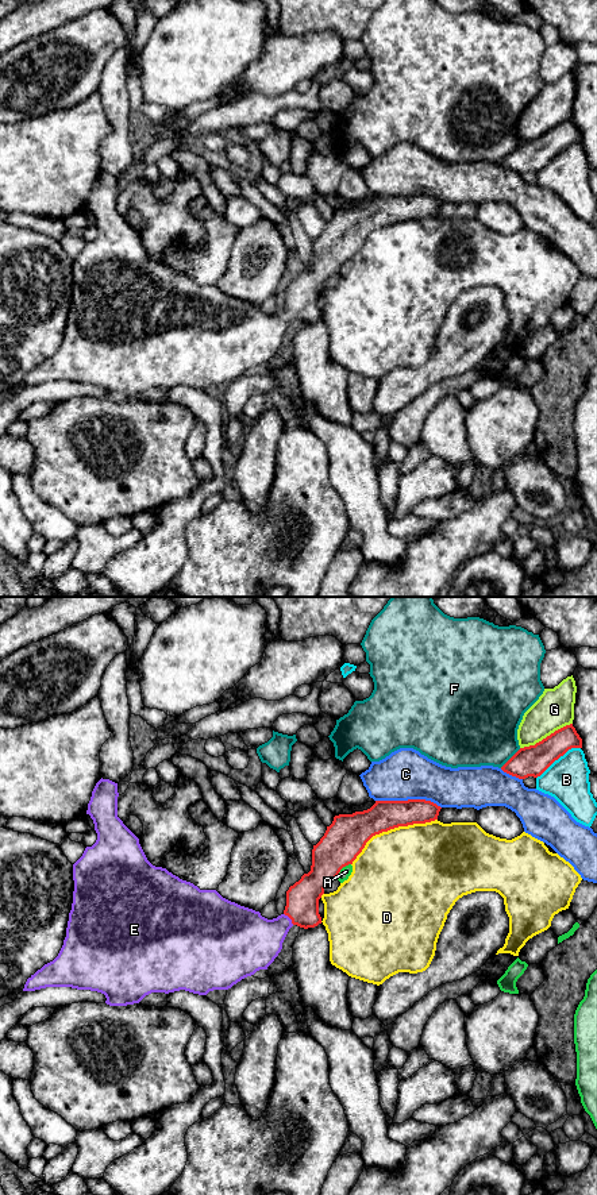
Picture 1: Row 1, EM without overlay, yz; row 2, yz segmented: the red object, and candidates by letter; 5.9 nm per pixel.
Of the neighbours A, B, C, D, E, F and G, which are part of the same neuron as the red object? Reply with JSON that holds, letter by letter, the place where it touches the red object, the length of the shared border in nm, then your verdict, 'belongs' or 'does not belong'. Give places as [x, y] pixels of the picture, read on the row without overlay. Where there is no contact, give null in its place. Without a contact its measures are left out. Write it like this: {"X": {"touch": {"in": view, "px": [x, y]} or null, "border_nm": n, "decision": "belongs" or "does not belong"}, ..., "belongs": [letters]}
{"A": {"touch": {"in": "yz", "px": [341, 263]}, "border_nm": 130, "decision": "does not belong"}, "B": {"touch": {"in": "yz", "px": [558, 153]}, "border_nm": 320, "decision": "does not belong"}, "C": {"touch": {"in": "yz", "px": [408, 195]}, "border_nm": 400, "decision": "does not belong"}, "D": {"touch": {"in": "yz", "px": [391, 223]}, "border_nm": 600, "decision": "does not belong"}, "E": {"touch": {"in": "yz", "px": [289, 312]}, "border_nm": 90, "decision": "belongs"}, "F": {"touch": {"in": "yz", "px": [511, 153]}, "border_nm": 170, "decision": "does not belong"}, "G": {"touch": {"in": "yz", "px": [547, 131]}, "border_nm": 340, "decision": "does not belong"}, "belongs": ["E"]}

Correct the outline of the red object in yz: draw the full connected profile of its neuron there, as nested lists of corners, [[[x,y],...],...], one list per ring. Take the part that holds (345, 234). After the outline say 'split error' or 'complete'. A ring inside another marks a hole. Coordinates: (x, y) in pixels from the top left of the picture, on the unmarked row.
[[[103,173],[96,178],[86,209],[93,215],[97,235],[92,242],[86,242],[73,259],[73,298],[63,340],[53,356],[27,374],[23,386],[72,382],[101,388],[109,401],[127,401],[139,398],[151,388],[169,389],[185,385],[207,390],[213,385],[228,385],[257,366],[267,365],[281,347],[282,338],[293,320],[308,324],[321,319],[319,294],[327,278],[338,273],[343,262],[353,259],[373,231],[398,221],[435,216],[442,204],[425,194],[375,196],[367,205],[335,211],[324,231],[313,240],[311,266],[286,286],[284,308],[267,315],[259,307],[223,293],[216,285],[200,285],[166,263],[153,261],[139,234],[118,212],[118,192],[118,178]]] | split error

